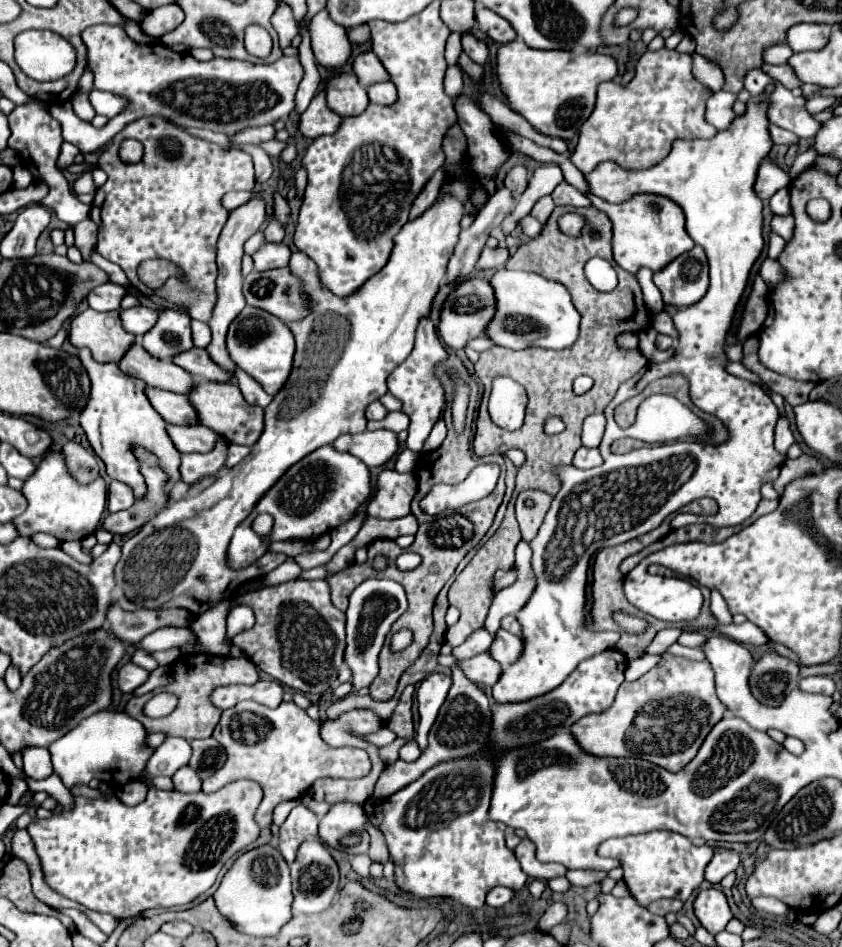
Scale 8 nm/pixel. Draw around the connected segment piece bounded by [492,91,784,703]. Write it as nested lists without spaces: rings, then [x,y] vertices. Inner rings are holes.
[[[762,91],[760,95],[750,97],[746,103],[746,113],[740,117],[734,117],[732,125],[724,131],[718,131],[712,139],[676,139],[672,143],[670,153],[658,161],[656,165],[648,169],[624,169],[614,161],[604,161],[600,163],[592,173],[586,175],[588,185],[592,187],[592,193],[602,197],[608,203],[622,203],[630,199],[634,193],[656,193],[656,195],[666,195],[672,201],[676,201],[684,215],[686,215],[686,231],[694,239],[696,245],[702,245],[708,263],[710,263],[710,287],[706,295],[690,305],[680,309],[672,321],[680,333],[678,337],[678,353],[670,361],[664,363],[650,363],[642,371],[638,371],[630,381],[626,381],[616,397],[610,401],[606,407],[604,415],[608,419],[604,439],[600,443],[600,451],[604,457],[602,467],[580,471],[574,465],[560,465],[556,467],[556,475],[562,483],[558,495],[552,501],[550,511],[546,513],[546,519],[536,535],[536,539],[530,543],[532,547],[532,569],[538,577],[538,585],[530,597],[530,601],[516,613],[516,619],[522,625],[524,633],[524,655],[520,657],[518,663],[510,665],[504,669],[504,675],[500,677],[500,683],[494,685],[492,695],[496,703],[522,703],[536,699],[540,695],[550,693],[552,689],[560,687],[564,679],[578,667],[580,661],[590,659],[610,647],[614,647],[616,639],[620,633],[592,633],[586,631],[586,617],[584,617],[584,589],[586,589],[586,573],[588,573],[588,561],[596,551],[602,547],[612,547],[626,543],[630,539],[642,537],[650,533],[652,529],[660,527],[662,521],[676,513],[680,507],[702,499],[710,497],[718,503],[718,513],[712,517],[706,517],[706,523],[722,529],[722,527],[734,527],[740,525],[744,519],[748,519],[754,509],[760,503],[760,487],[764,483],[770,483],[778,479],[780,465],[784,463],[784,457],[774,449],[774,425],[778,421],[778,409],[772,403],[770,395],[756,383],[738,379],[730,373],[726,373],[724,363],[728,361],[724,355],[723,346],[726,344],[728,329],[732,323],[734,309],[740,301],[740,295],[748,283],[750,269],[754,261],[758,259],[764,239],[762,239],[762,201],[754,191],[756,183],[756,173],[760,163],[768,157],[772,151],[774,143],[768,131],[768,107],[770,107],[770,93]],[[670,373],[684,373],[690,381],[690,399],[692,403],[706,411],[716,415],[730,431],[730,439],[720,445],[662,445],[662,447],[652,447],[648,451],[630,451],[624,455],[614,455],[610,451],[610,445],[620,439],[620,427],[614,421],[614,409],[616,405],[624,403],[626,399],[638,395],[644,391],[644,387],[664,375]]]

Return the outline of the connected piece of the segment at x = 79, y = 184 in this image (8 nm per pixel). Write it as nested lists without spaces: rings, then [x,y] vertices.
[[[90,172],[83,173],[82,177],[78,178],[74,185],[74,192],[83,192],[83,193],[94,193],[97,190],[96,185],[94,185],[94,181],[92,179],[92,175]]]

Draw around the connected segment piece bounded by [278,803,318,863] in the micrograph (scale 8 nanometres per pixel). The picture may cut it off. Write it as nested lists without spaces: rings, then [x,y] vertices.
[[[296,805],[288,819],[282,823],[280,827],[280,835],[278,835],[278,849],[282,853],[282,857],[286,859],[286,863],[292,863],[296,857],[298,847],[302,845],[302,841],[306,841],[306,837],[316,835],[318,833],[318,817],[306,807],[306,805]]]

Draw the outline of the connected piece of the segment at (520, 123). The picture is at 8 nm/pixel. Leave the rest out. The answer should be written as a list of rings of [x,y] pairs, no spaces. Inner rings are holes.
[[[482,91],[480,93],[480,105],[482,109],[490,115],[490,119],[500,125],[502,129],[506,131],[512,131],[512,133],[518,133],[522,137],[528,137],[532,139],[536,145],[542,145],[542,147],[550,147],[554,149],[556,153],[566,153],[568,147],[562,139],[554,139],[554,137],[544,137],[542,133],[534,131],[526,119],[522,119],[516,111],[512,111],[508,105],[504,105],[500,99],[496,99],[494,95]]]

